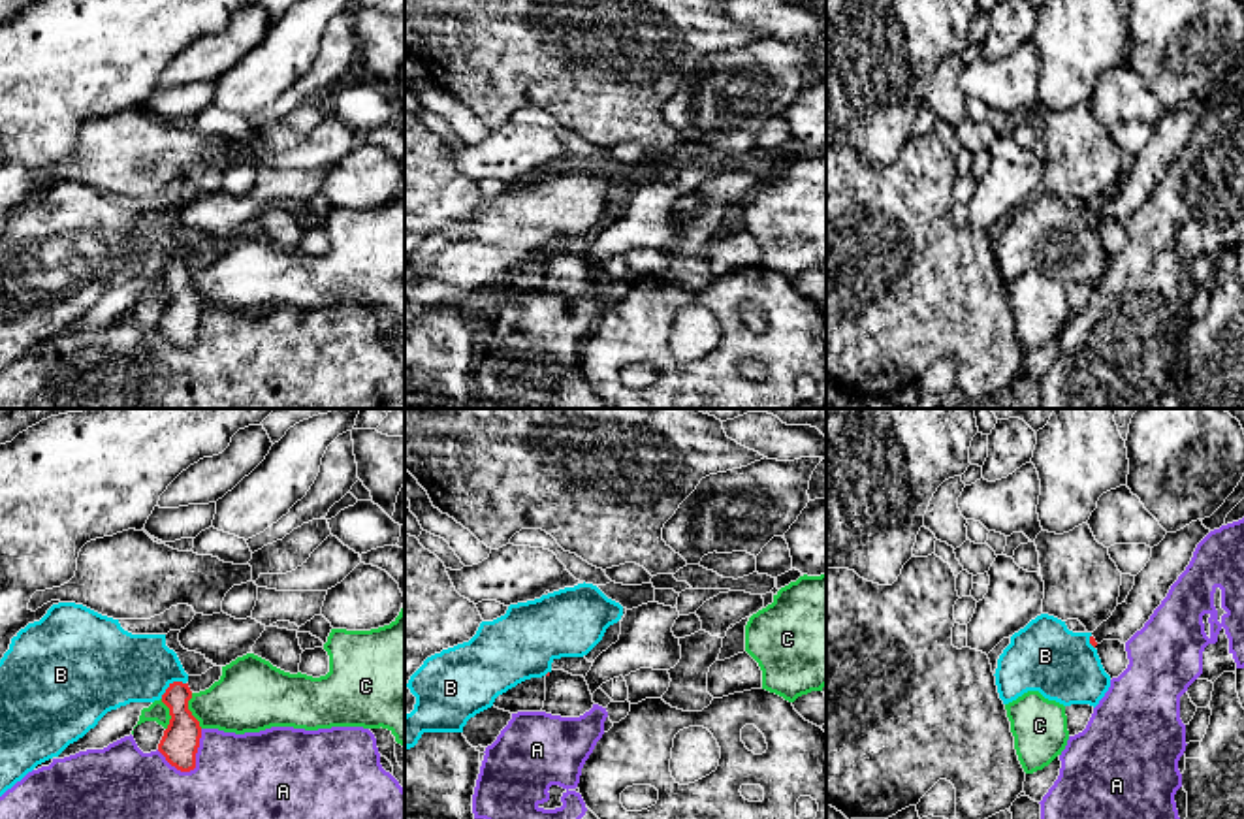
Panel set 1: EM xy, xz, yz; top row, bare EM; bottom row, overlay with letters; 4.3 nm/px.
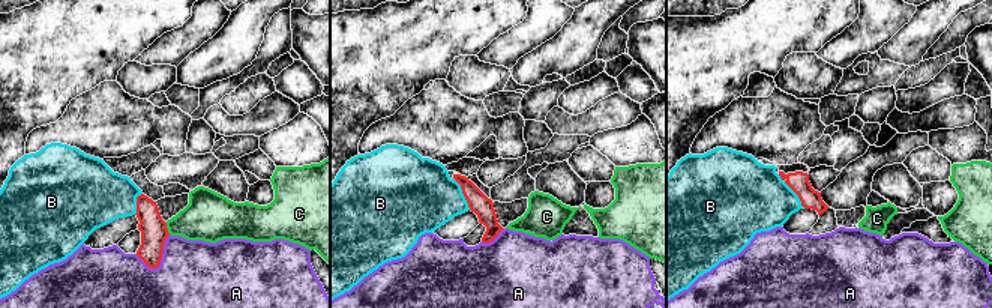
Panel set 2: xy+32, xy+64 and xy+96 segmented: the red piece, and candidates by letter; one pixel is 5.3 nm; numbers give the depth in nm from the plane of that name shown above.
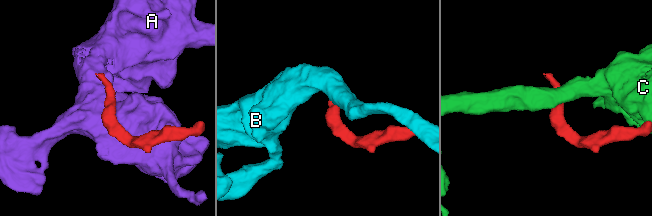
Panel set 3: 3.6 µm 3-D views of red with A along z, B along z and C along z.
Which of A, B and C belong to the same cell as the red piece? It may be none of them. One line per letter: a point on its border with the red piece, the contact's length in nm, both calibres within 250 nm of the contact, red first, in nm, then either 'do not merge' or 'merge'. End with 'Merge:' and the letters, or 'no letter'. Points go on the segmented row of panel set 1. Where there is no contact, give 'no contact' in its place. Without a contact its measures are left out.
A: meets red in xy at (194, 767); contact 220 nm long; 160 nm thick on the red side, 360 nm on the other; do not merge
B: meets red in xy at (172, 684); contact 130 nm long; 160 nm thick on the red side, 320 nm on the other; do not merge
C: meets red in xy at (189, 710); contact 160 nm long; 160 nm thick on the red side, 280 nm on the other; do not merge
Merge: no letter

